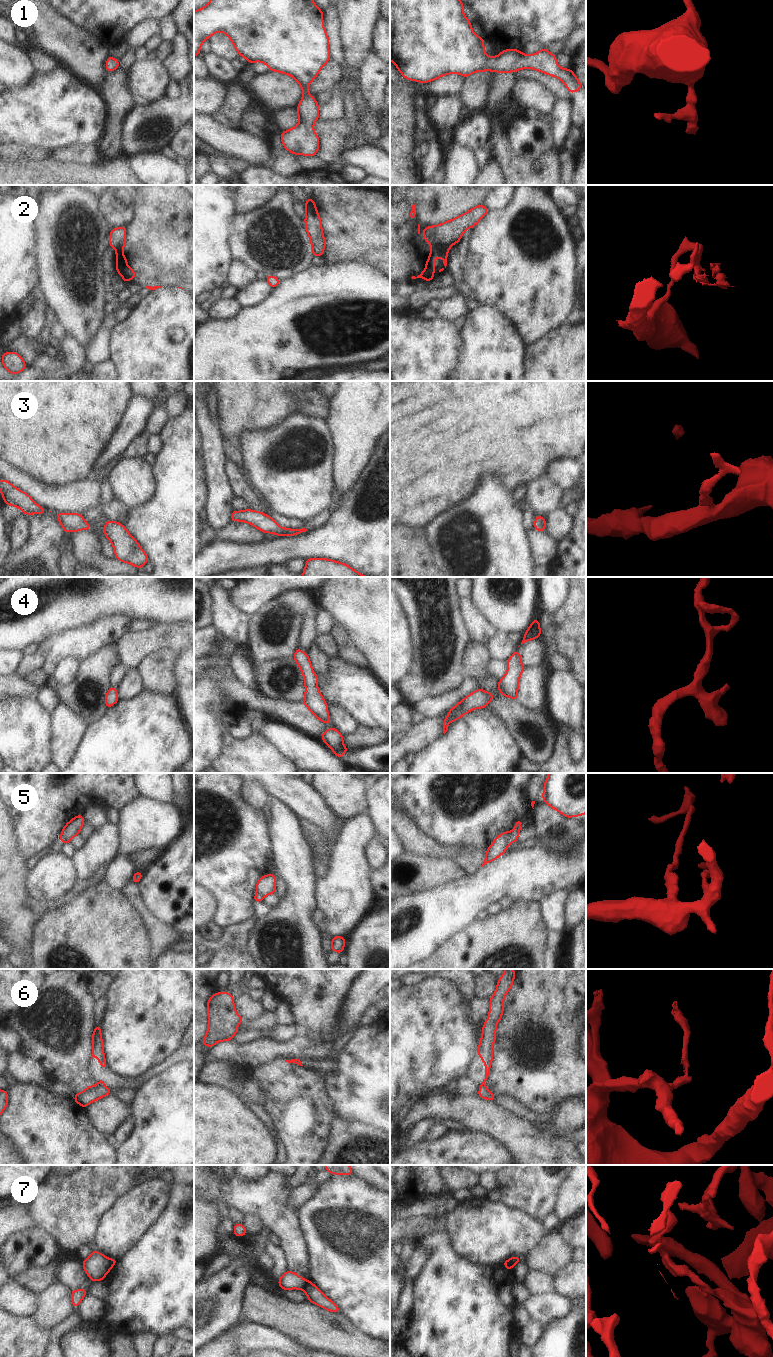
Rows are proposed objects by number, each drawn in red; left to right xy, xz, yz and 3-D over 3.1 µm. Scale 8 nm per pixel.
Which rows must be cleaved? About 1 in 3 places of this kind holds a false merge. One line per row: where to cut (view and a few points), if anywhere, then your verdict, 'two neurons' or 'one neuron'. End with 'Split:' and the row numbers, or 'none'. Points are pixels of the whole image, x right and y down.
1: no cut; one neuron
2: cut in yz along (424, 231), (432, 240), (441, 240), (445, 244), (451, 245); two neurons
3: no cut; one neuron
4: no cut; one neuron
5: cut in yz along (512, 832), (509, 841); two neurons
6: cut in yz along (480, 1084), (483, 1085); two neurons
7: cut in xz along (308, 1281), (302, 1289); two neurons
Split: 2, 5, 6, 7

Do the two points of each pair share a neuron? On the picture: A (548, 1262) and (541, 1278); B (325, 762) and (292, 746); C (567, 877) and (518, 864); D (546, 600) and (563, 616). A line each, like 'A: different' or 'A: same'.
A: different
B: same
C: same
D: different

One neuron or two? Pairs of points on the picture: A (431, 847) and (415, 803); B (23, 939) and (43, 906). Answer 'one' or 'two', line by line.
A: two
B: two

